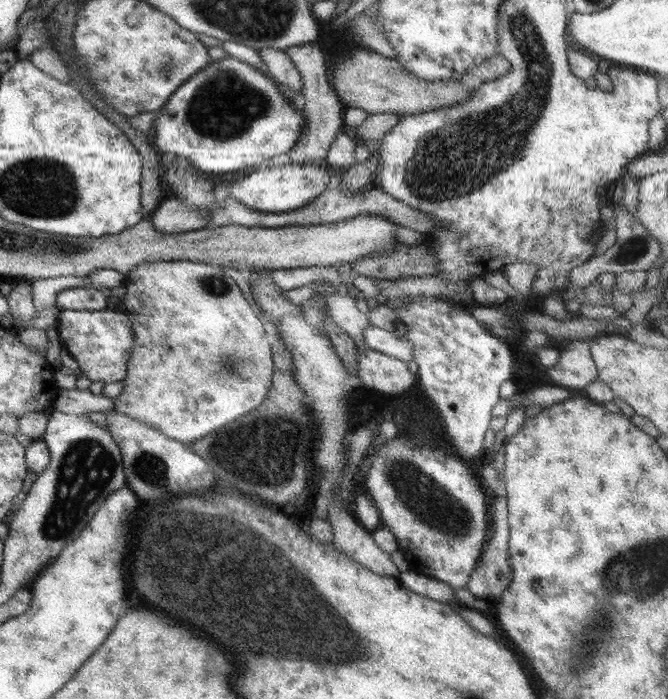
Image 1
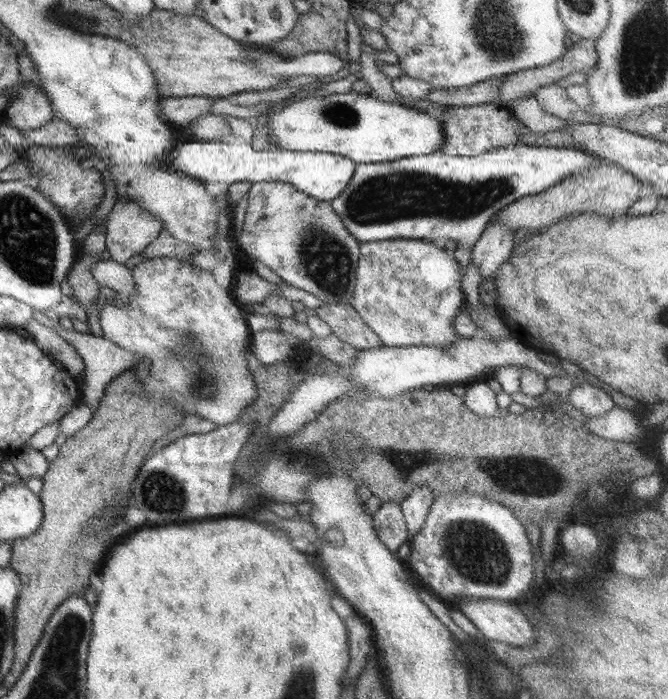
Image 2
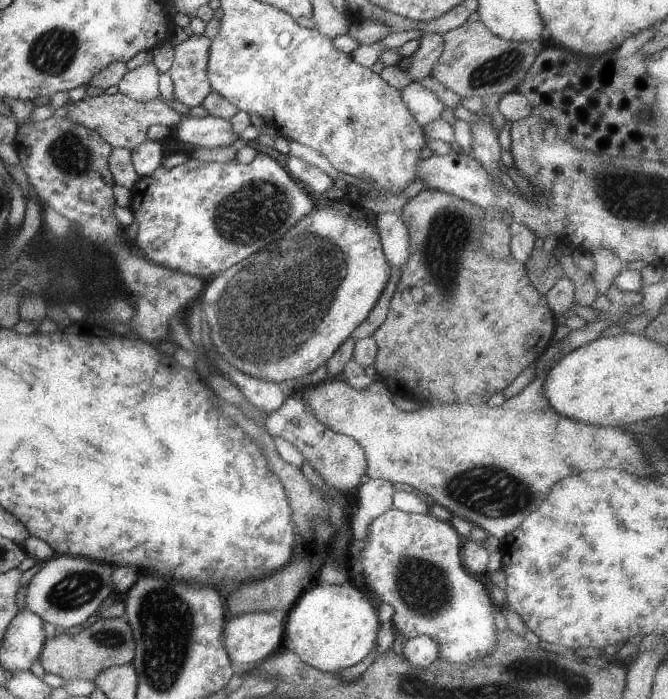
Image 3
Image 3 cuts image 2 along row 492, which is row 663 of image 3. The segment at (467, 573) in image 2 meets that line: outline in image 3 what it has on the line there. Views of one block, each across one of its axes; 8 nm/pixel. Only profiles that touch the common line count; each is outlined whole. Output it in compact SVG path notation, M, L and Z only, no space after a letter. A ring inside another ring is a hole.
M393 506L370 523L359 561L362 581L383 603L394 607L393 623L398 633L407 640L428 635L439 644L440 658L449 663L470 665L494 652L499 629L495 623L497 605L490 599L486 586L468 572L460 554L460 533L449 521L437 520L430 513L404 512Z

